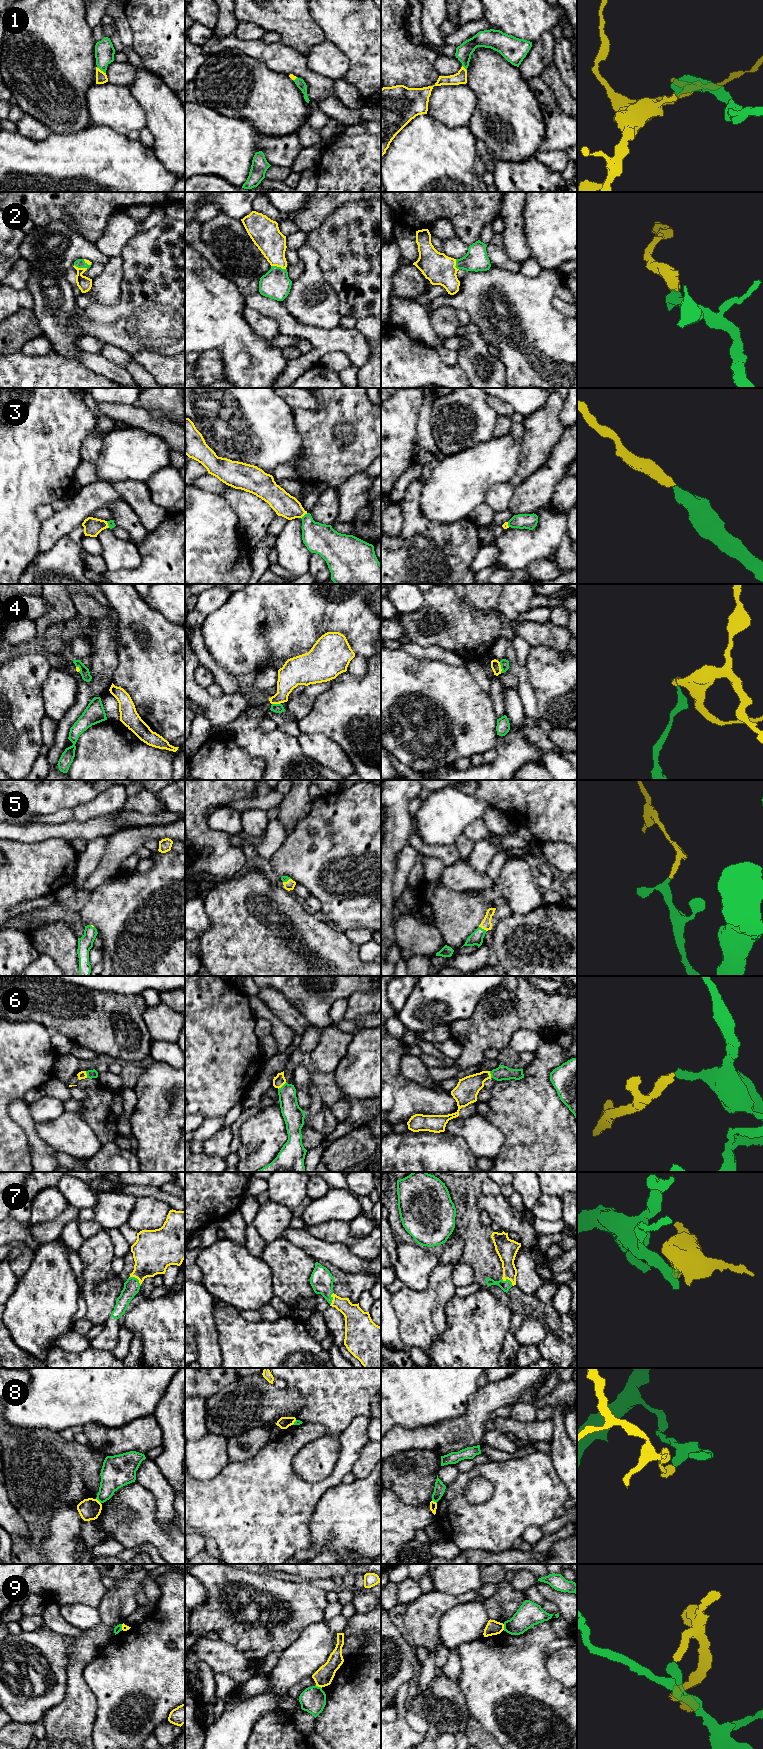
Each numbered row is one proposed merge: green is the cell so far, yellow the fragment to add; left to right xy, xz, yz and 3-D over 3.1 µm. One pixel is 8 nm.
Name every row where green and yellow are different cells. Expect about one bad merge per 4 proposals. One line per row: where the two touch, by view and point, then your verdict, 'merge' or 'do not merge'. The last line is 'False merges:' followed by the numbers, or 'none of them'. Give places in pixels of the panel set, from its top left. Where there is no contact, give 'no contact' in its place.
1: meets green in xy at (101, 70); merge
2: meets green in xz at (278, 267); merge
3: meets green in xz at (304, 515); merge
4: meets green in yz at (501, 667); do not merge
5: meets green in yz at (483, 929); merge
6: meets green in xz at (283, 1085); merge
7: meets green in yz at (507, 1279); merge
8: meets green in xy at (98, 1500); do not merge
9: meets green in xz at (317, 1686); do not merge
False merges: 4, 8, 9

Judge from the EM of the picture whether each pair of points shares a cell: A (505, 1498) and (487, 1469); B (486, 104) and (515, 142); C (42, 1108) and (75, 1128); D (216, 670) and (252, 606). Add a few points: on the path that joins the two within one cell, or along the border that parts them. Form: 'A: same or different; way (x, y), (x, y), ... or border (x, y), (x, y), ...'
A: same; way (505, 1491), (505, 1487), (494, 1476)
B: same; way (495, 113), (514, 133)
C: different; border (65, 1111), (51, 1121), (37, 1123)
D: different; border (206, 645), (211, 656), (235, 677)

